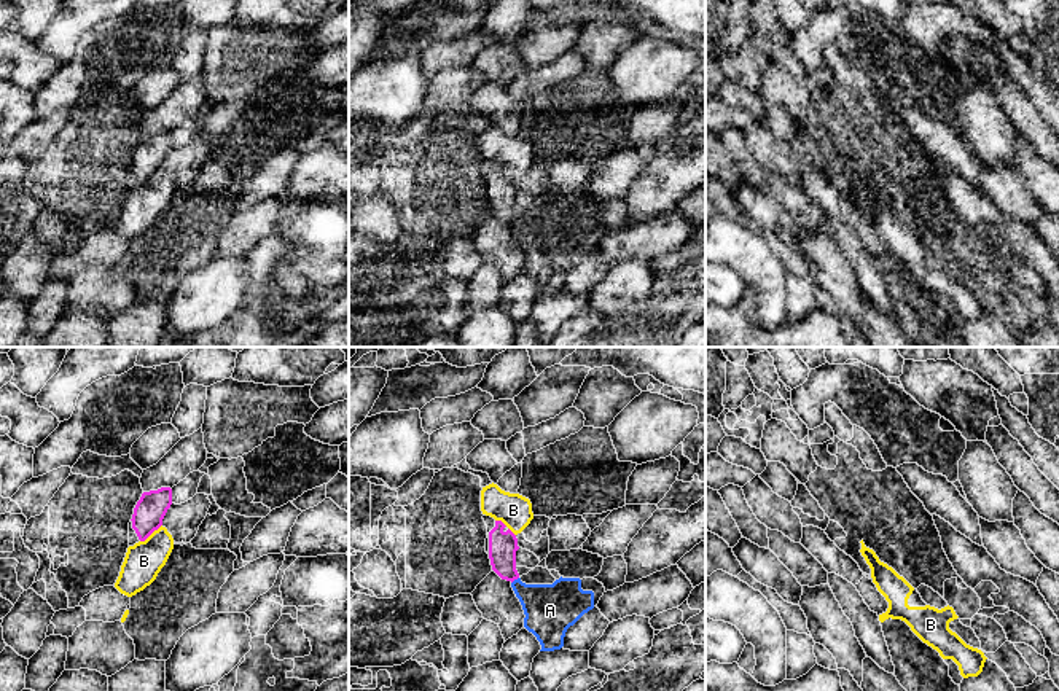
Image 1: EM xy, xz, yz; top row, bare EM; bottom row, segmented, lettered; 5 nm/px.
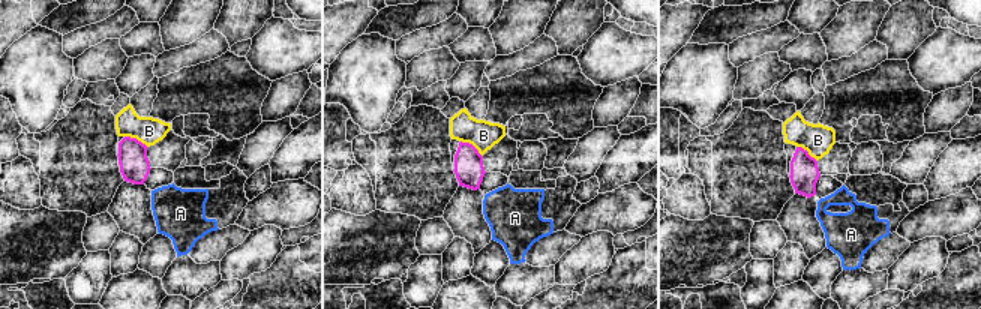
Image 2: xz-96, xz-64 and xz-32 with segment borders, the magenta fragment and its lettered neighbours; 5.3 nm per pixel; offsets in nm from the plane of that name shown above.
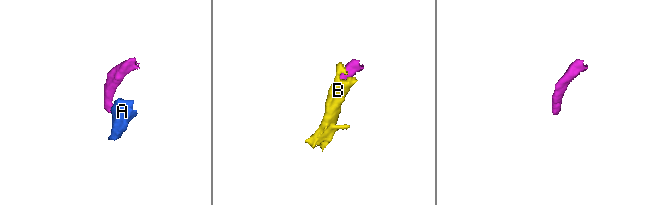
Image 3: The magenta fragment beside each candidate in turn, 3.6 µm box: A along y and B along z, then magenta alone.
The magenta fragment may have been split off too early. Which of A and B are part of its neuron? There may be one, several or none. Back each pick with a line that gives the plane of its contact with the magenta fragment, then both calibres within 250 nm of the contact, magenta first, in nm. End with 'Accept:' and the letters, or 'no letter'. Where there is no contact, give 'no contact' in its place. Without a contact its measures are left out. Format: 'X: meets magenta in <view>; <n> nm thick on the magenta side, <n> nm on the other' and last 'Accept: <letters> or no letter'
Accept: no letter

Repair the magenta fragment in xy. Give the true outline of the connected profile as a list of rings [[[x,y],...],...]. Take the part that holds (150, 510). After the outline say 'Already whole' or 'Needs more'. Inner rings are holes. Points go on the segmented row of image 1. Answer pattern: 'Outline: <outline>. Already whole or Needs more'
Outline: [[[170,487],[143,492],[129,522],[129,546],[145,541],[154,530],[158,530],[162,525],[162,519],[170,505]]]. Needs more

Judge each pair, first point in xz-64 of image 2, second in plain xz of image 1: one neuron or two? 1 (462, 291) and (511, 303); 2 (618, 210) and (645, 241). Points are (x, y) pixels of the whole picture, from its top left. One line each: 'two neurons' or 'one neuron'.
1: two neurons
2: one neuron

